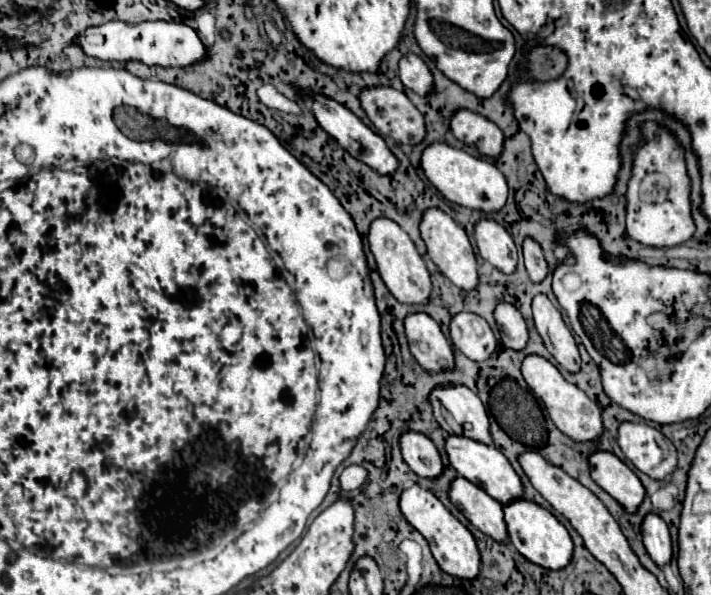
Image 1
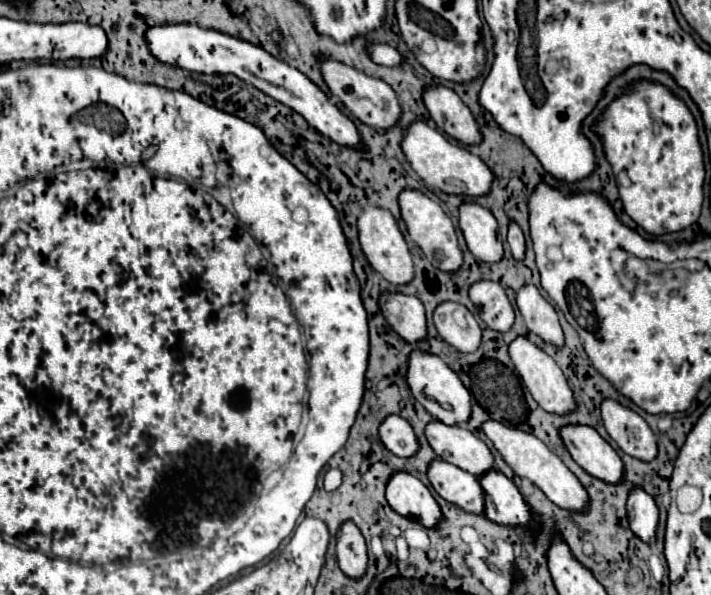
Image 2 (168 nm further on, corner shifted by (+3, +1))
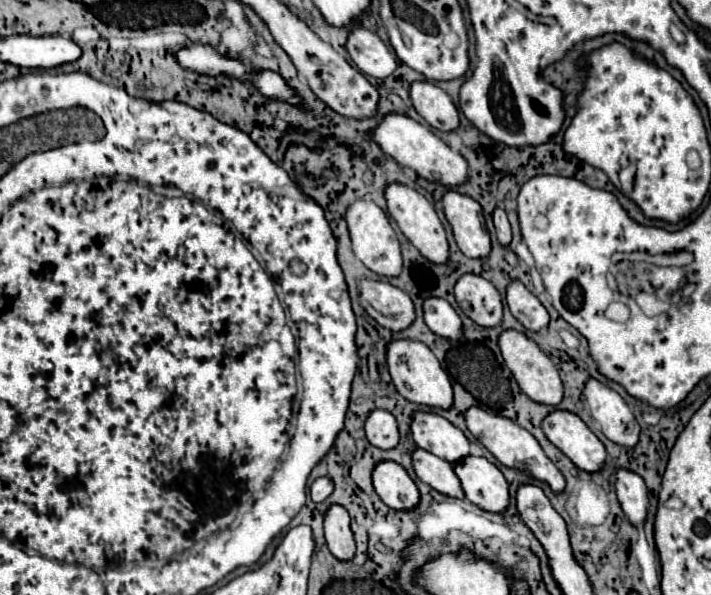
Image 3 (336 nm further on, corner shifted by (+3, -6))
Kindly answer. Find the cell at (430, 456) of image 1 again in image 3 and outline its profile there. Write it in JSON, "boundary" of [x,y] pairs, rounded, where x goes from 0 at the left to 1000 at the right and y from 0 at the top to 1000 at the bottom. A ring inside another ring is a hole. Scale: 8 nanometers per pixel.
{"boundary":[[[540,687],[520,691],[515,714],[512,714],[512,724],[515,724],[515,738],[526,751],[534,751],[534,755],[551,755],[563,741],[557,704],[551,694],[546,694]]]}

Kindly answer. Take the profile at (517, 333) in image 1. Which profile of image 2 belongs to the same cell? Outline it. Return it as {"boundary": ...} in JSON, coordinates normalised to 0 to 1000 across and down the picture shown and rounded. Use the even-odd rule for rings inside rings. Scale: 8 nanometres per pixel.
{"boundary":[[[675,471],[661,484],[661,501],[675,518],[675,534],[698,558],[714,558],[723,545],[723,518],[709,491],[709,484],[698,474]]]}

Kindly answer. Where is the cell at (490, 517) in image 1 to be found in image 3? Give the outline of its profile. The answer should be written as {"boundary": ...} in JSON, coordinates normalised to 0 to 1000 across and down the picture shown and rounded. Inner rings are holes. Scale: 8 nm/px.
{"boundary":[[[585,751],[579,758],[579,785],[582,785],[585,802],[591,808],[602,812],[605,818],[610,818],[613,825],[633,832],[633,835],[644,835],[644,839],[653,835],[647,805],[639,798],[639,785],[627,771],[619,771],[619,768]]]}

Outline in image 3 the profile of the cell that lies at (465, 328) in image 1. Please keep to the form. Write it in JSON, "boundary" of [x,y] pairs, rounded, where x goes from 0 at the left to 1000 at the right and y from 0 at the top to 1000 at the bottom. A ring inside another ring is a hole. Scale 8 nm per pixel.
{"boundary":[[[605,499],[596,503],[596,543],[619,566],[627,570],[644,570],[650,563],[650,539],[639,516],[619,499]]]}

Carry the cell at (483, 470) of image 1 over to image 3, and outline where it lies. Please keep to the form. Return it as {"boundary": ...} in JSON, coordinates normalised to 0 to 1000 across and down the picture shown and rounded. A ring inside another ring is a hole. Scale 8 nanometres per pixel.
{"boundary":[[[599,691],[579,694],[577,728],[588,751],[633,778],[641,778],[644,771],[661,765],[658,738],[653,734],[653,728],[616,694],[599,694]]]}

